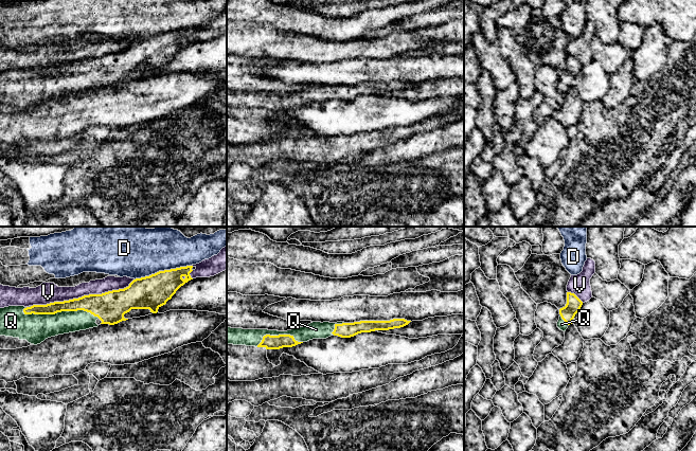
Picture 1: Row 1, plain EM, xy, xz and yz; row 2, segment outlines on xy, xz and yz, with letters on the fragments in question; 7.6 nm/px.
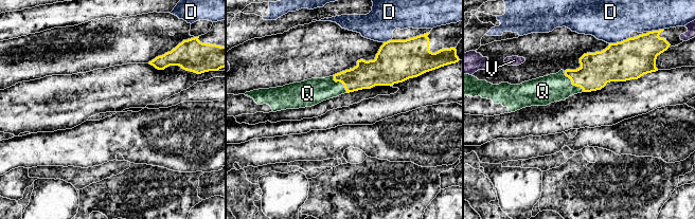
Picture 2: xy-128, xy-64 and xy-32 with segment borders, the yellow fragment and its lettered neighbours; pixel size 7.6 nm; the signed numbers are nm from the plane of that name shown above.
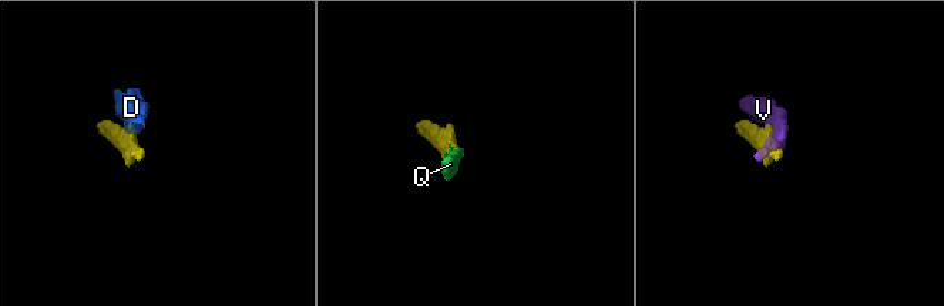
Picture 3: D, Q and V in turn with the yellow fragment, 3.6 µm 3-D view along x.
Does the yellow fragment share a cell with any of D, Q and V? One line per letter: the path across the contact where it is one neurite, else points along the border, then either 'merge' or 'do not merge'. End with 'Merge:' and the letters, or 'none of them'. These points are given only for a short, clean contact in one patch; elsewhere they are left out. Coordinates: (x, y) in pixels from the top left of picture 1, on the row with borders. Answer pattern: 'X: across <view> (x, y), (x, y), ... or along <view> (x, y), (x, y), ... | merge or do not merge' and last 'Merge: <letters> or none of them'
D: along xy (191, 265), (159, 270), (135, 280) | do not merge
Q: merge
V: do not merge
Merge: Q

